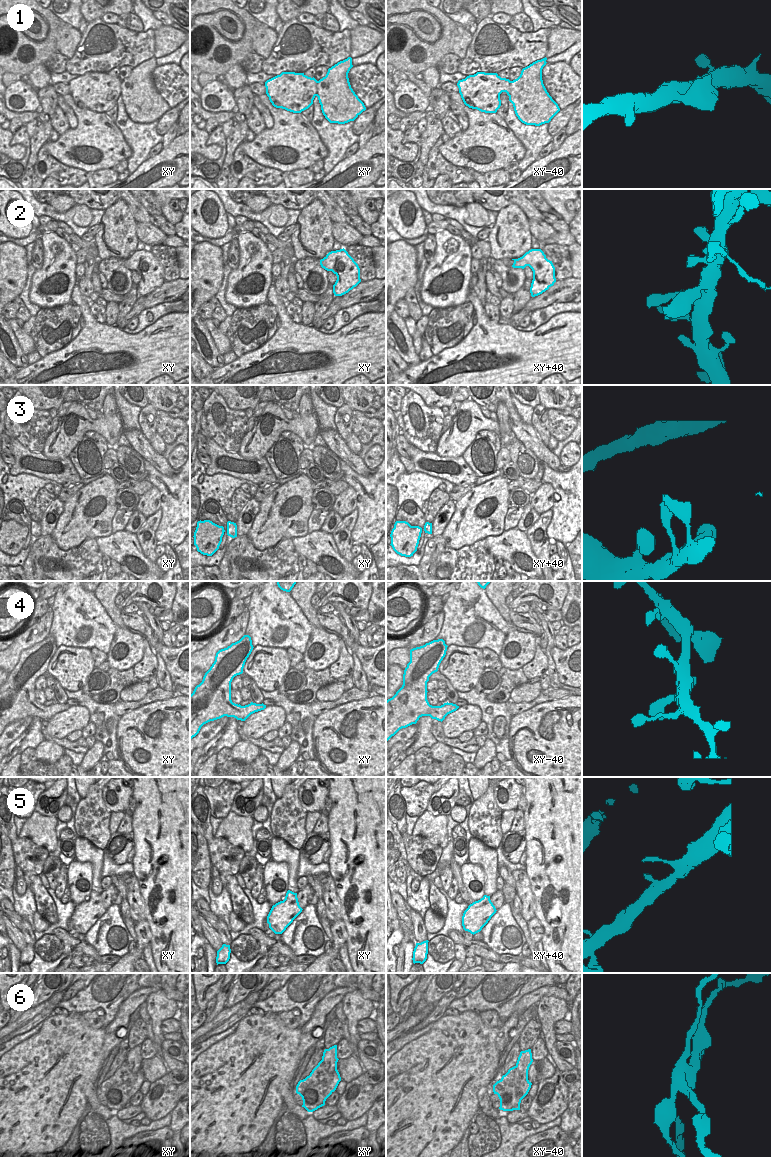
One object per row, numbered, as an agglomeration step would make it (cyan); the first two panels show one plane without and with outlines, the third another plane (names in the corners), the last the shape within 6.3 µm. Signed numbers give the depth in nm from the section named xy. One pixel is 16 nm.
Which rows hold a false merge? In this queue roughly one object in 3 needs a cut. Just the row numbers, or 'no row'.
6

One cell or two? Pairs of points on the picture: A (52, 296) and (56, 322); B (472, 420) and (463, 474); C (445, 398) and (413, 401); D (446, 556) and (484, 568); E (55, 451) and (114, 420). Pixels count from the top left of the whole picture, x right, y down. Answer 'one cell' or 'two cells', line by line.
A: two cells
B: two cells
C: two cells
D: one cell
E: one cell

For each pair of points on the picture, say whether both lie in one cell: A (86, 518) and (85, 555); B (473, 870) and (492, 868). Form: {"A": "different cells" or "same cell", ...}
{"A": "different cells", "B": "different cells"}

